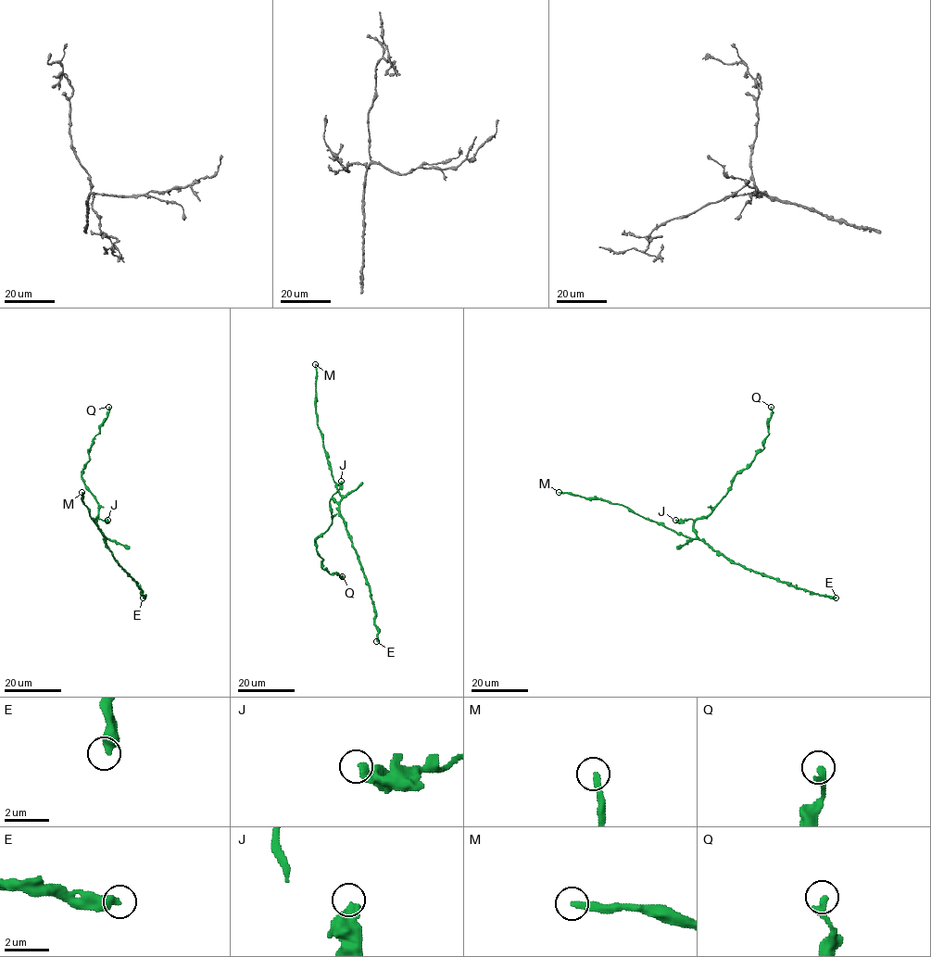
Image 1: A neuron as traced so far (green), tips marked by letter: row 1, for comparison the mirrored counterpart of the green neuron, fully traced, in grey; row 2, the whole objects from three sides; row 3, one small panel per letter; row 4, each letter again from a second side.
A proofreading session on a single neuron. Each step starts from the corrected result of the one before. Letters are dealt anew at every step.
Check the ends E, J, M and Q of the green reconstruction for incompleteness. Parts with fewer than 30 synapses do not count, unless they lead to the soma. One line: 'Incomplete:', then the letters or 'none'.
Incomplete: M

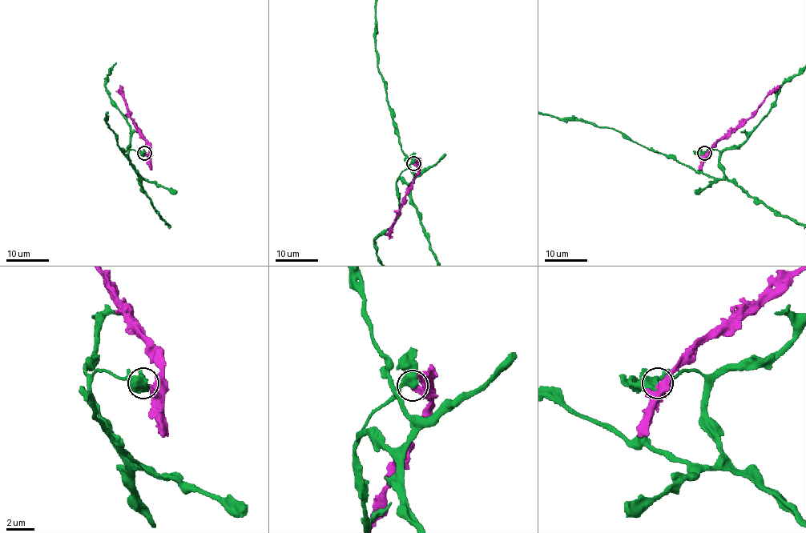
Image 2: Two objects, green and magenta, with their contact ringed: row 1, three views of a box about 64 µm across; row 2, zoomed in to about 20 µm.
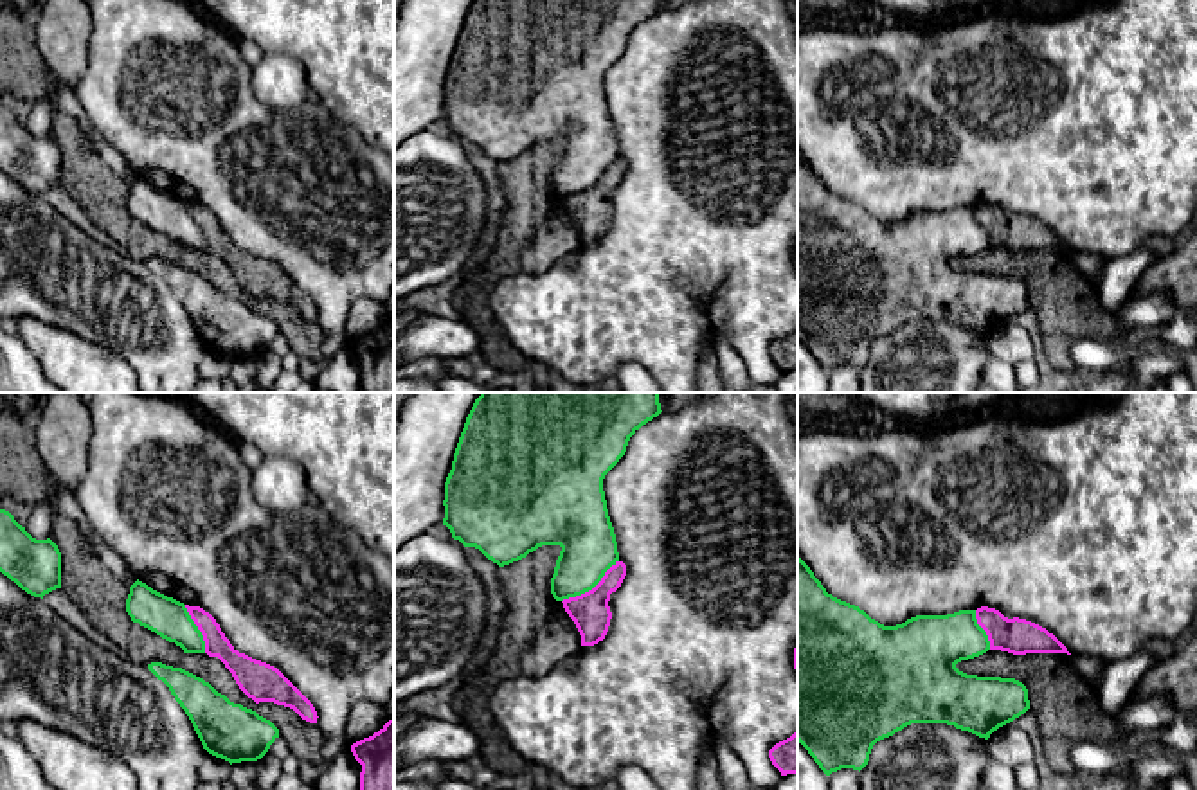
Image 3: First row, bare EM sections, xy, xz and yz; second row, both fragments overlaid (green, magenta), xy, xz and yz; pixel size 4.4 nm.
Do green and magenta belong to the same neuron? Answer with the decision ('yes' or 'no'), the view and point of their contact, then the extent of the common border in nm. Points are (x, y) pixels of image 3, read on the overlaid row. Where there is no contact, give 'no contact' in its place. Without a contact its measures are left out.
no | xz (591, 589) | 320 nm

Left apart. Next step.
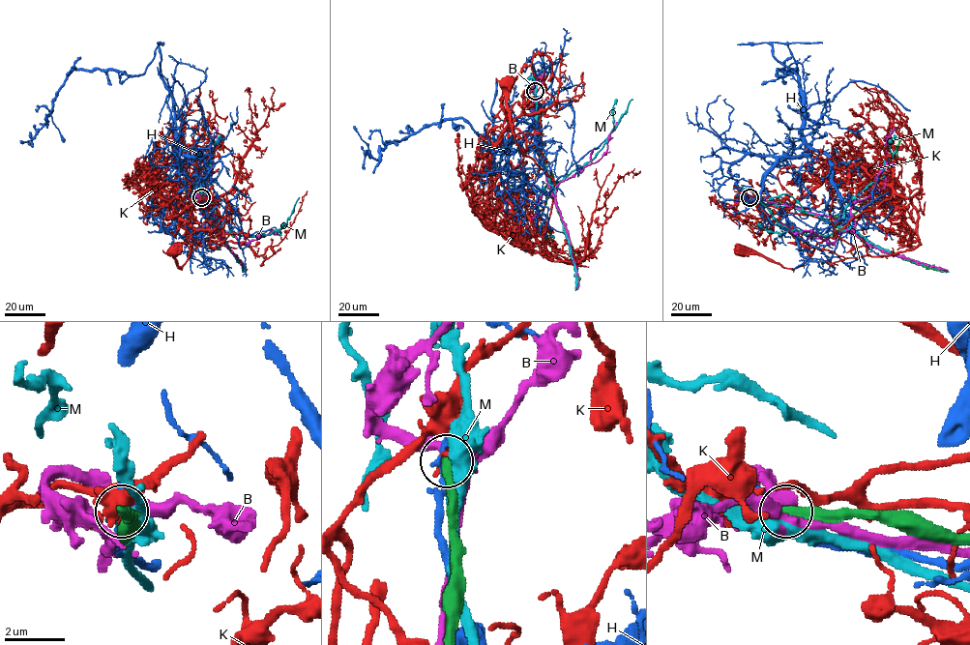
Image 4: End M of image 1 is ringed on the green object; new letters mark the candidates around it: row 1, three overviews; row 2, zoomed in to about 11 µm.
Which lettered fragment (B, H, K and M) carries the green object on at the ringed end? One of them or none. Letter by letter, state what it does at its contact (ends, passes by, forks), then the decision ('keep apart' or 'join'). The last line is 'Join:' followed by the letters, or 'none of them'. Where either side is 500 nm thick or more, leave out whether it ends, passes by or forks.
B: it passes by | keep apart
H: it passes by | keep apart
K: it ends | keep apart
M: keep apart
Join: none of them

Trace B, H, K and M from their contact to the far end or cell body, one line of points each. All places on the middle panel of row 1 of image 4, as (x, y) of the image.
B: (535, 93), (533, 119), (547, 187), (555, 196), (543, 193), (533, 218), (543, 219), (543, 227), (550, 237)
H: (534, 91), (543, 108), (511, 151), (491, 114), (481, 138), (449, 118), (377, 160), (354, 126)
K: (534, 92), (523, 97), (521, 113), (513, 123), (526, 140), (522, 151), (513, 135), (505, 93), (507, 81)
M: (535, 92), (539, 148), (554, 190), (573, 171), (595, 157), (631, 99)

